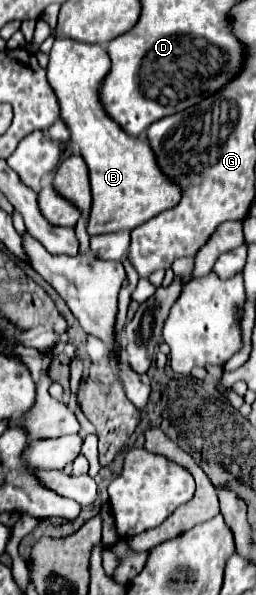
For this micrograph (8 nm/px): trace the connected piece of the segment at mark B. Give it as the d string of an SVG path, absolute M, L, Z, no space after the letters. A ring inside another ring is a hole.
M64 38L60 42L54 40L48 62L48 82L60 98L60 114L70 128L72 142L80 148L90 170L90 236L132 230L152 216L176 206L176 200L180 200L180 188L160 174L148 140L130 138L104 114L98 100L98 88L100 78L104 78L108 70L110 58L102 46L80 46L80 42L64 42Z

